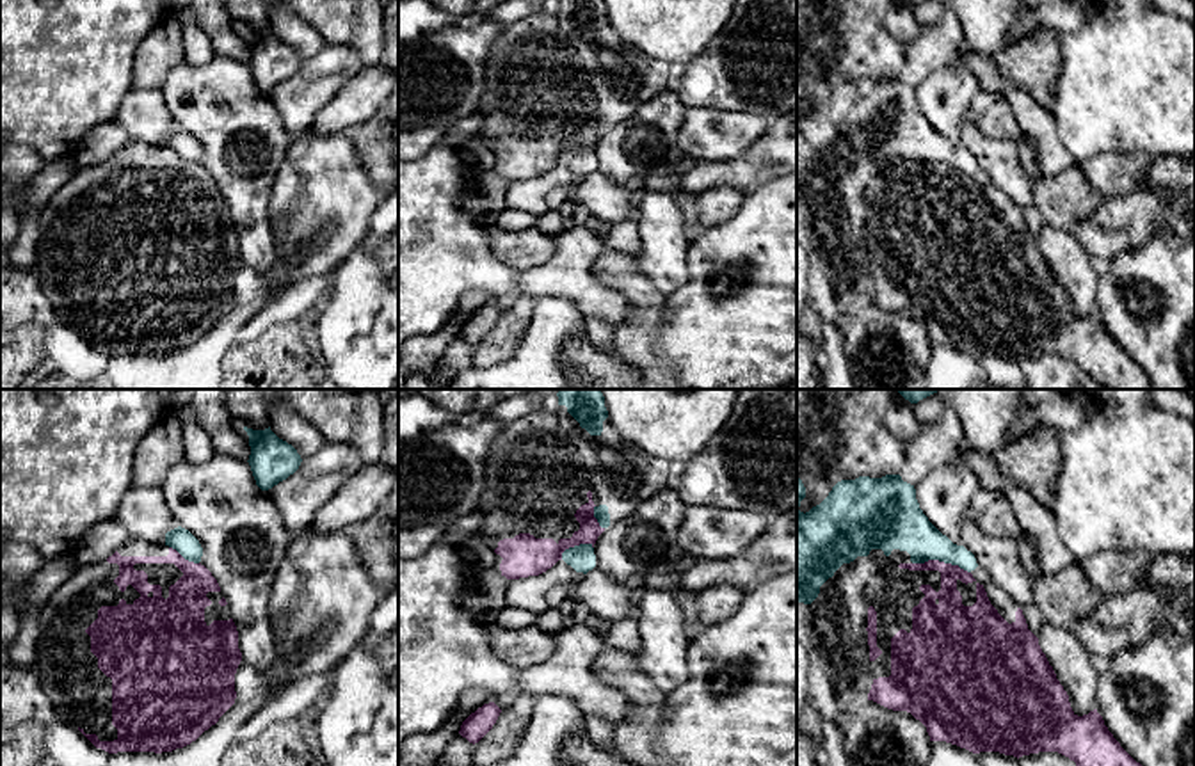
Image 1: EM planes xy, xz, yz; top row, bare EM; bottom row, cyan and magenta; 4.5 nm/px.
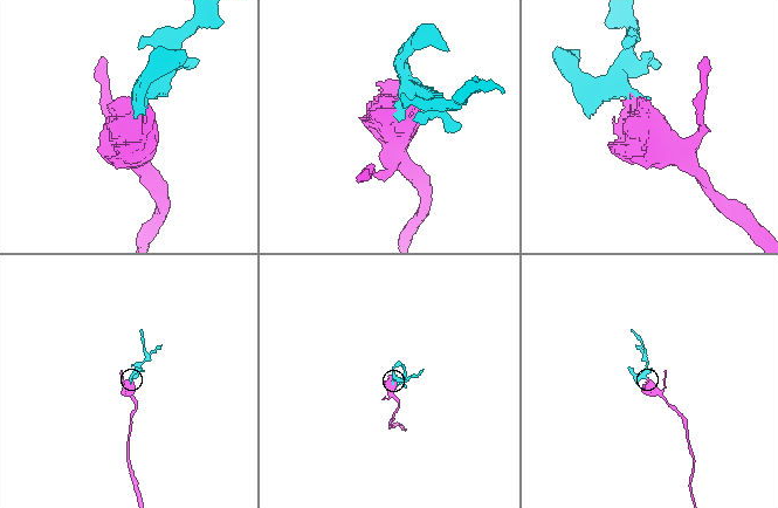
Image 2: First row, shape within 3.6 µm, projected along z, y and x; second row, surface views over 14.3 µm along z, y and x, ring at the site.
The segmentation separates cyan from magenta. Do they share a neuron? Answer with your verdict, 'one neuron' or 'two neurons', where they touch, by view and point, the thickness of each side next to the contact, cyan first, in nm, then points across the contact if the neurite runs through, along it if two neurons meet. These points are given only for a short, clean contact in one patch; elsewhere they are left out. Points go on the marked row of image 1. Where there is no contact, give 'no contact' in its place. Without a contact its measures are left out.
two neurons; contact yz (941, 560); calibres 220 and 150 nm; border yz (913, 562), (943, 560), (957, 564), (970, 573)

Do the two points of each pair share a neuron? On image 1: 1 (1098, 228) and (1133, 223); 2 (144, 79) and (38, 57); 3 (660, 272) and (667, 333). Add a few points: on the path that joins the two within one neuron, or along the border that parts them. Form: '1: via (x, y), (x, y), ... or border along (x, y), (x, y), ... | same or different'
1: via (1106, 228), (1124, 223) | same
2: border along (144, 38), (134, 57), (130, 84) | different
3: border along (687, 263), (689, 279), (664, 299) | different

